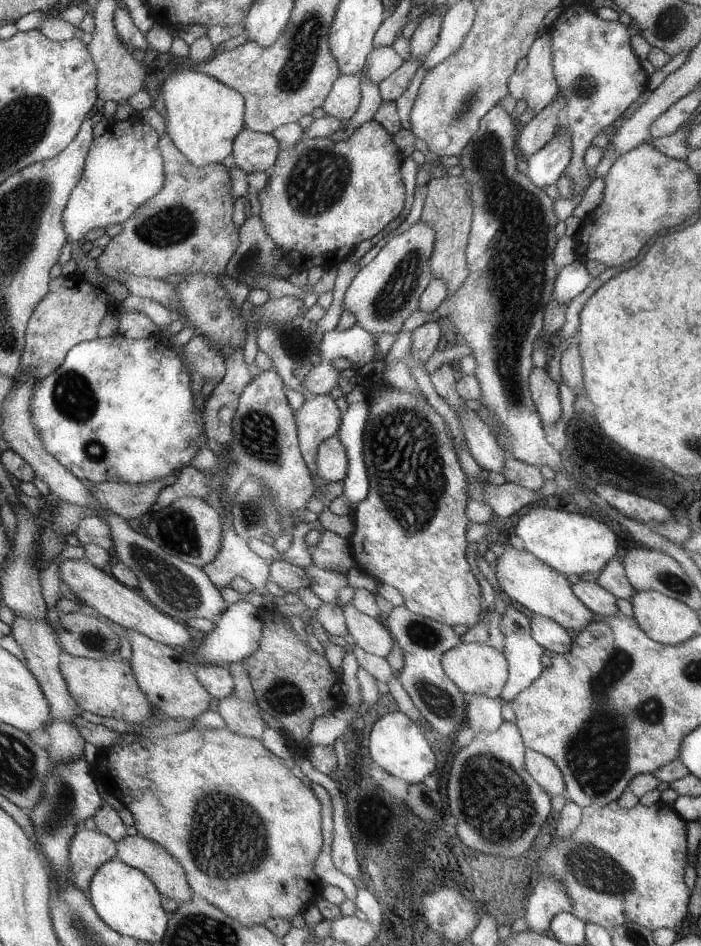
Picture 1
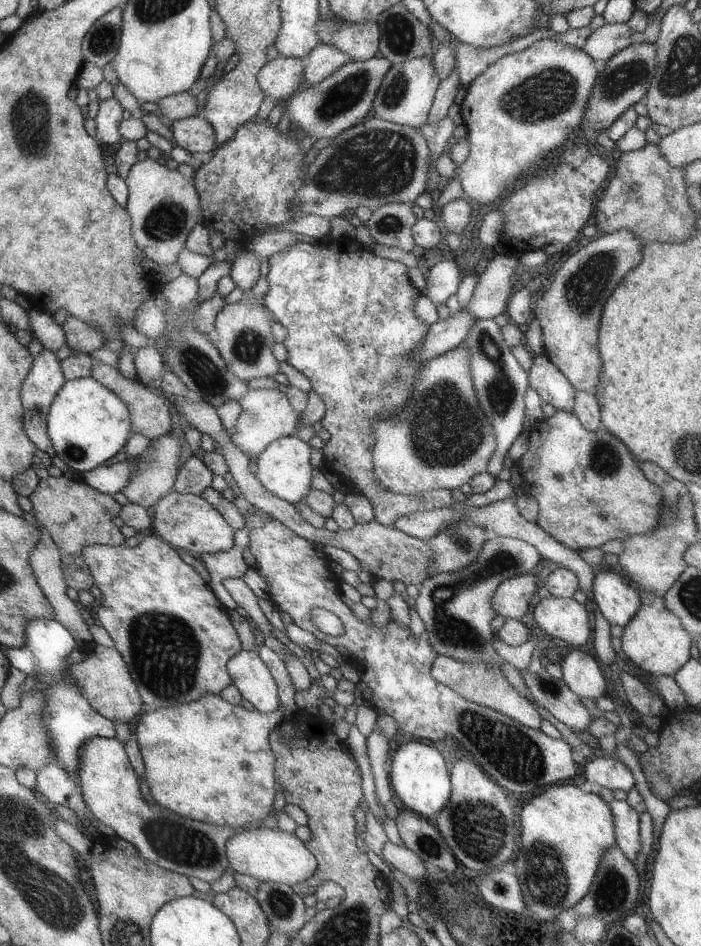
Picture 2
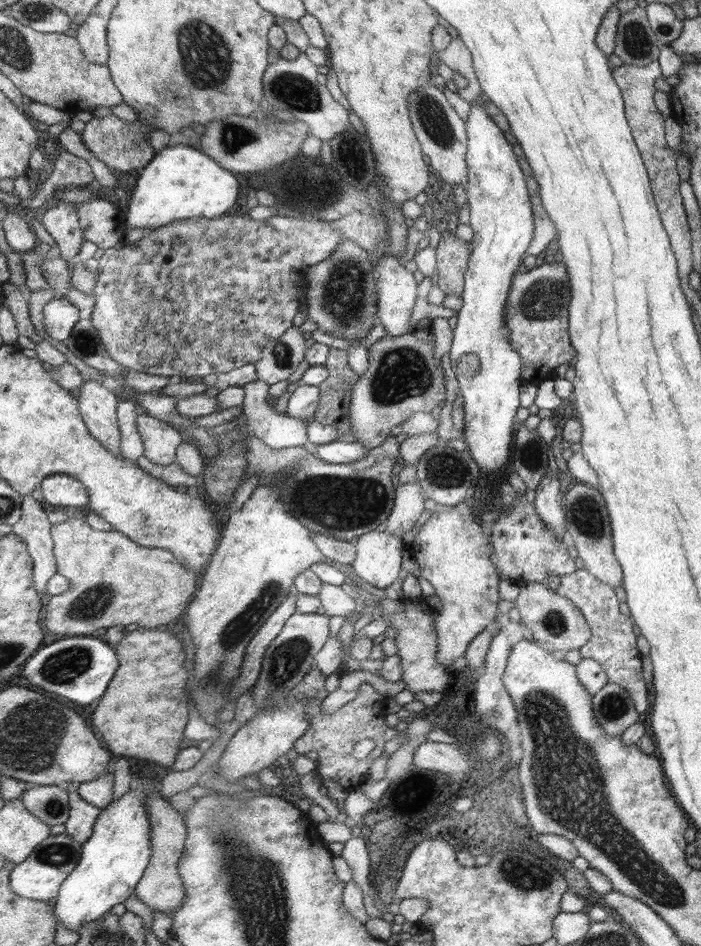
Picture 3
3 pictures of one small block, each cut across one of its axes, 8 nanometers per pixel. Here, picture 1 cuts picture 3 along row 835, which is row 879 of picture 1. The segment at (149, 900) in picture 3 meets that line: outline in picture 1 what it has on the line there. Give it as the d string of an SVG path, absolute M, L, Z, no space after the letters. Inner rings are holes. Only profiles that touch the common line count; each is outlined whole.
M142 835L130 836L118 842L119 858L148 875L155 882L160 894L176 900L188 902L194 892L187 881L187 871L167 850L157 842Z

